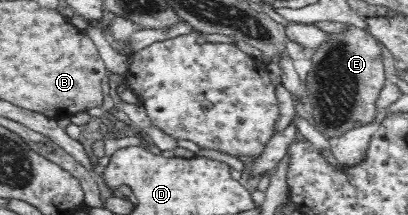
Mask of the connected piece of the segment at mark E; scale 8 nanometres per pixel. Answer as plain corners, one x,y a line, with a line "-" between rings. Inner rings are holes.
349,27
343,34
330,34
330,41
310,57
312,68
304,82
309,121
332,142
350,130
374,123
380,111
376,101
386,84
381,51
372,31

